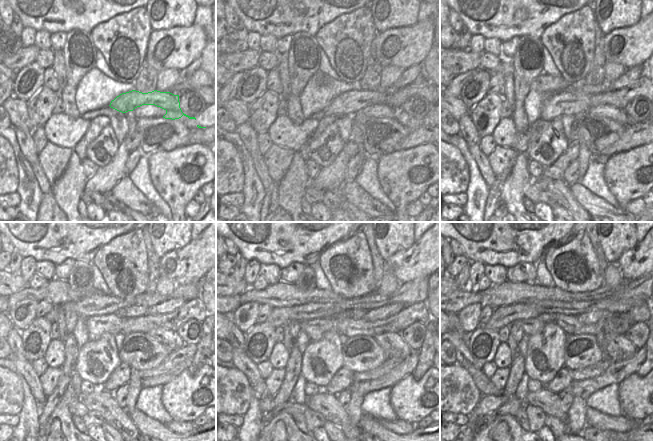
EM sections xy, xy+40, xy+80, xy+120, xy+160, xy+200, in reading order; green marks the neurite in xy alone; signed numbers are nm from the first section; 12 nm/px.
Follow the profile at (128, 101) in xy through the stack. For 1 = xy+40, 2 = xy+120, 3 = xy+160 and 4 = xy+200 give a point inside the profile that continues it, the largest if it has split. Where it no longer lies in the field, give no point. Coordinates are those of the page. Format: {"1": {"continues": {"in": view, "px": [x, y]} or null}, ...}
{"1": {"continues": {"in": "xy+40", "px": [348, 103]}}, "2": {"continues": {"in": "xy+120", "px": [97, 326]}}, "3": {"continues": {"in": "xy+160", "px": [316, 328]}}, "4": {"continues": {"in": "xy+200", "px": [530, 326]}}}

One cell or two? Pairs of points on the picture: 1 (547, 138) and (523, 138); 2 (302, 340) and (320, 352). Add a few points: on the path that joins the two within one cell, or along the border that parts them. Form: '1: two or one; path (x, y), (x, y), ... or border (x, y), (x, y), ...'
1: two; border (538, 120), (542, 131), (528, 142), (526, 153)
2: two; border (311, 341), (302, 354)

